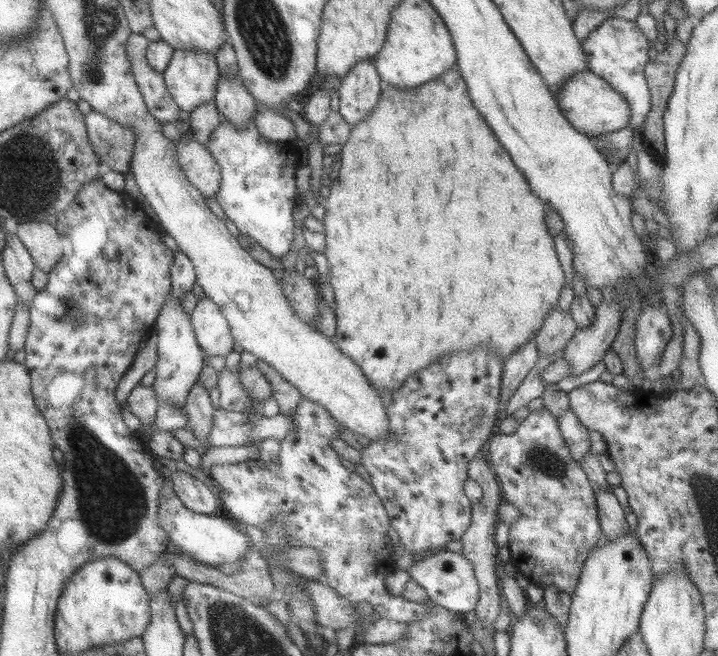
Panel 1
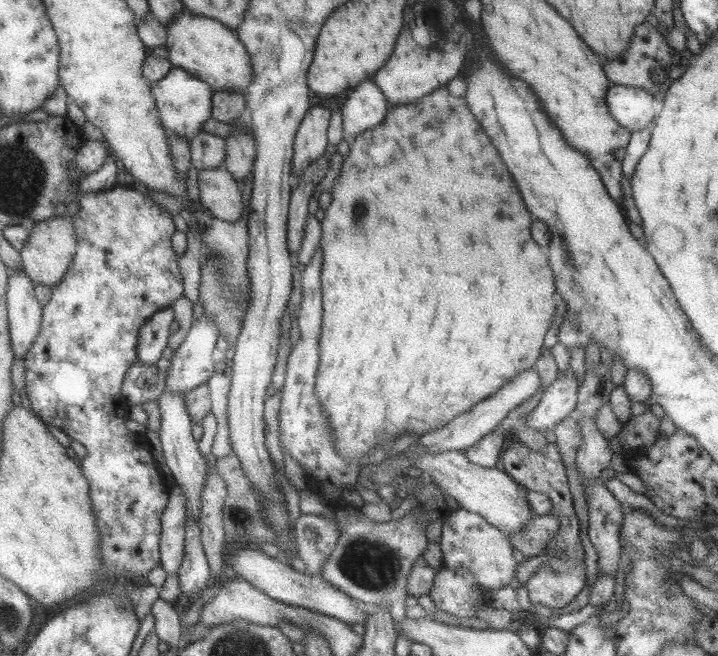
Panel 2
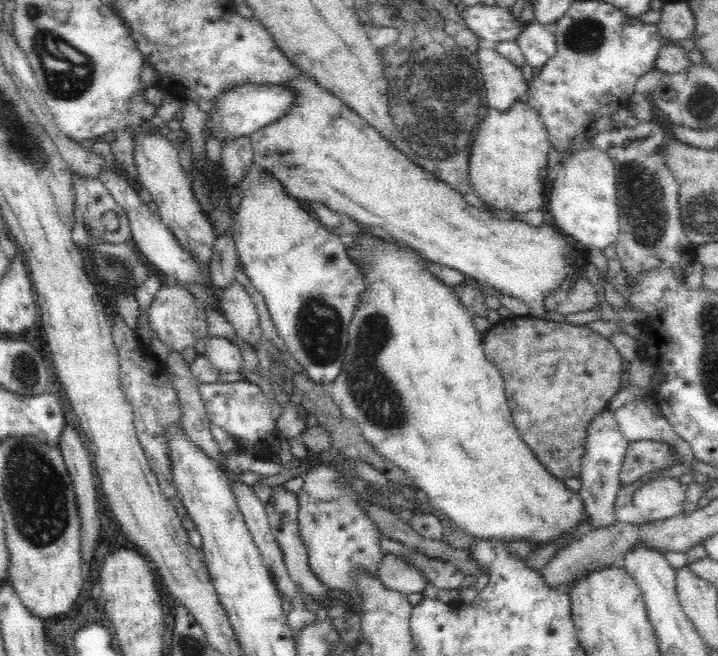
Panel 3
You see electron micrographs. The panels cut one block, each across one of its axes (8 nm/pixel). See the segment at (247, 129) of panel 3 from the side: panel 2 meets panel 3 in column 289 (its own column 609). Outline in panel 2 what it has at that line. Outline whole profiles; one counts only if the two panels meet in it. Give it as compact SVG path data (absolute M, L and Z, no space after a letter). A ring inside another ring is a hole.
M610 84L605 93L609 114L629 132L645 128L656 115L653 100L653 94L635 86Z

